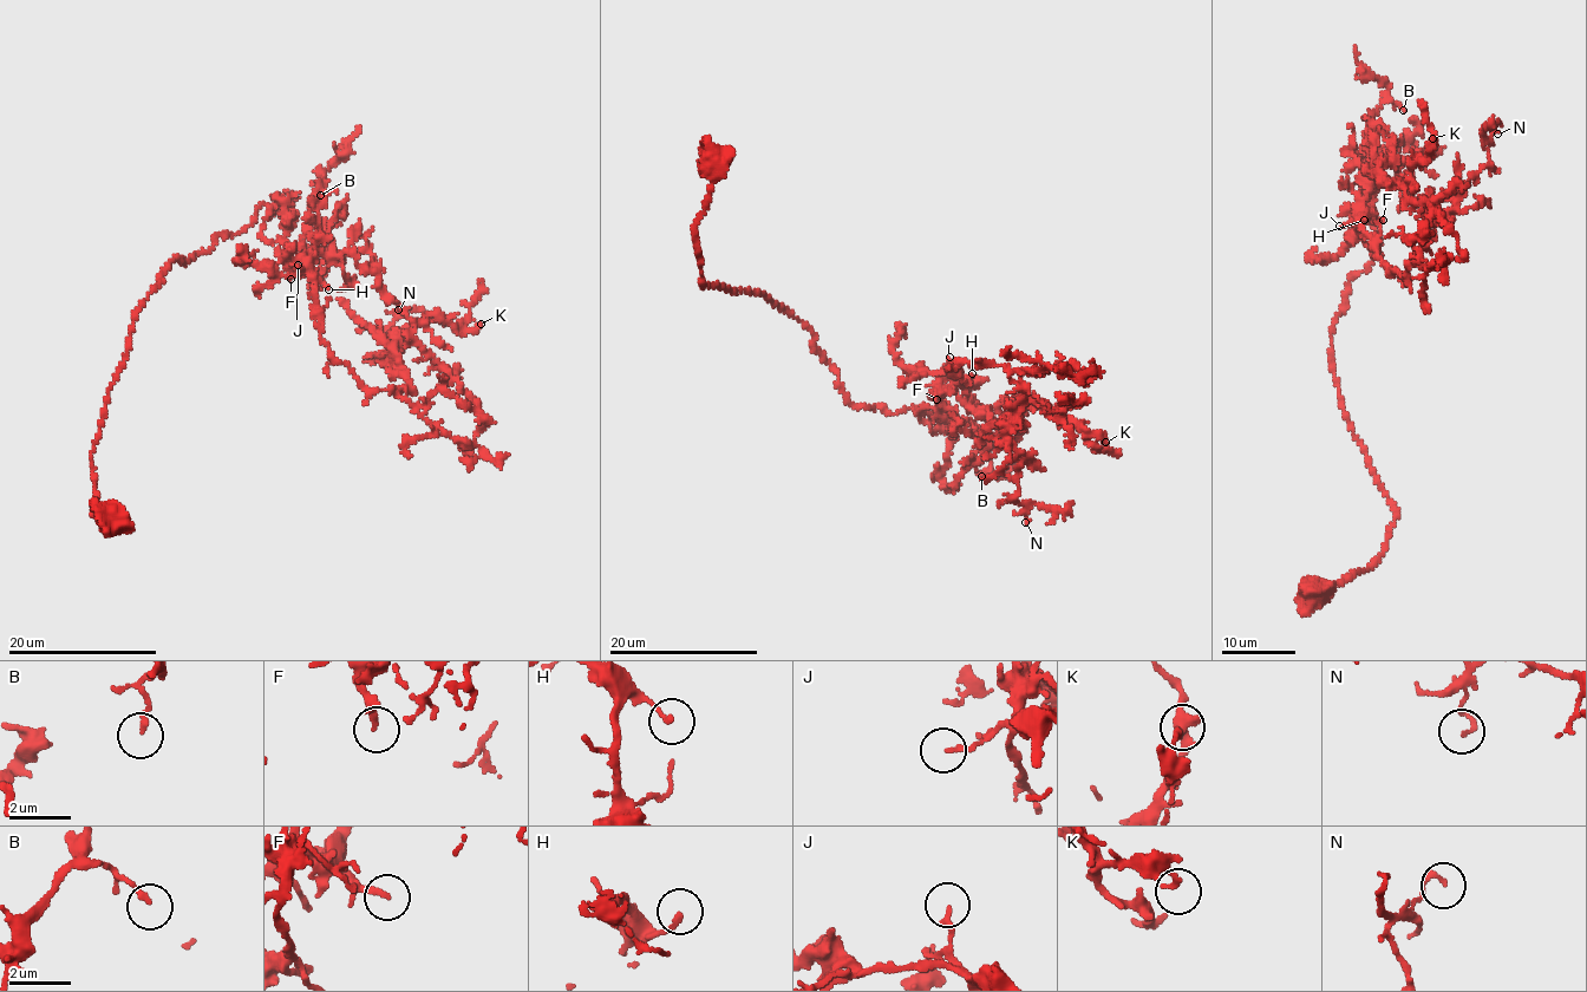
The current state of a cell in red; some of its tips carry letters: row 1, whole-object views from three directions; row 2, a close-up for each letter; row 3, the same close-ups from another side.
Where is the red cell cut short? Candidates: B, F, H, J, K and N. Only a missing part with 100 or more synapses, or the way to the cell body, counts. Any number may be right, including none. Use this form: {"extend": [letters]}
{"extend": ["F"]}

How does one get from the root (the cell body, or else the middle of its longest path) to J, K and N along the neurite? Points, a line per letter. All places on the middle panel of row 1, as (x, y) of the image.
J: (711, 161), (703, 288), (763, 293), (802, 321), (854, 405), (929, 423), (949, 357)
K: (711, 161), (703, 288), (763, 293), (802, 321), (854, 405), (929, 423), (919, 410), (952, 387), (1105, 442)
N: (711, 161), (703, 288), (802, 321), (854, 405), (929, 423), (953, 363), (1000, 364), (1024, 392), (1025, 522)

